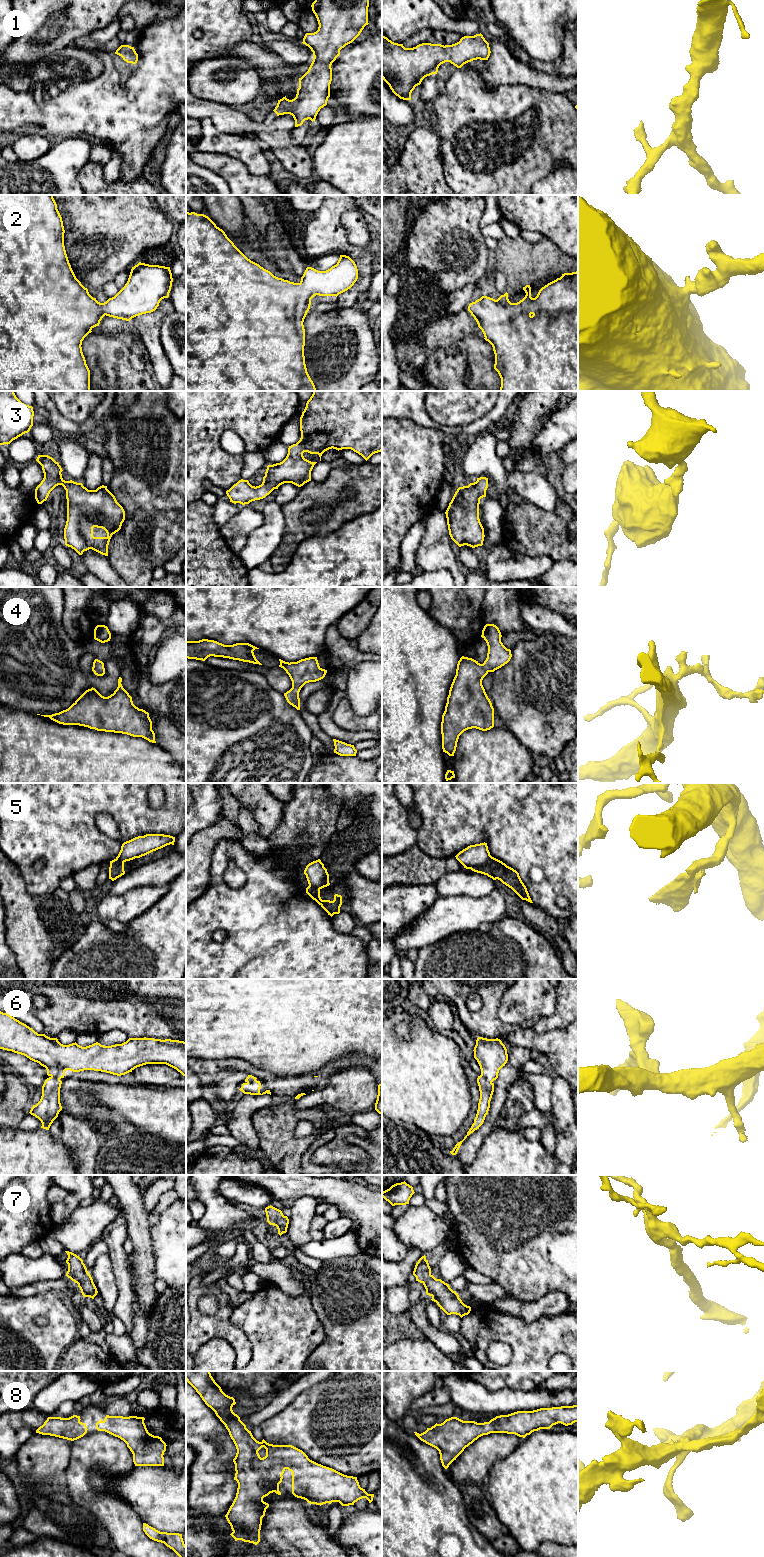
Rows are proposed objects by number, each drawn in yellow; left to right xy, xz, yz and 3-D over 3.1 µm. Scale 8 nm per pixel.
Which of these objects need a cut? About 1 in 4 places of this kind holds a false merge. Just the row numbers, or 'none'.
5

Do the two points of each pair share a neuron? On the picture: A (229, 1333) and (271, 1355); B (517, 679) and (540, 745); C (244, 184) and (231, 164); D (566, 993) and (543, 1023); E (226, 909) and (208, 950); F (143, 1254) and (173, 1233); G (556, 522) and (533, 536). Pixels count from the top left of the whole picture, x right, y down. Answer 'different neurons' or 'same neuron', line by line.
A: different neurons
B: same neuron
C: same neuron
D: same neuron
E: same neuron
F: different neurons
G: same neuron

